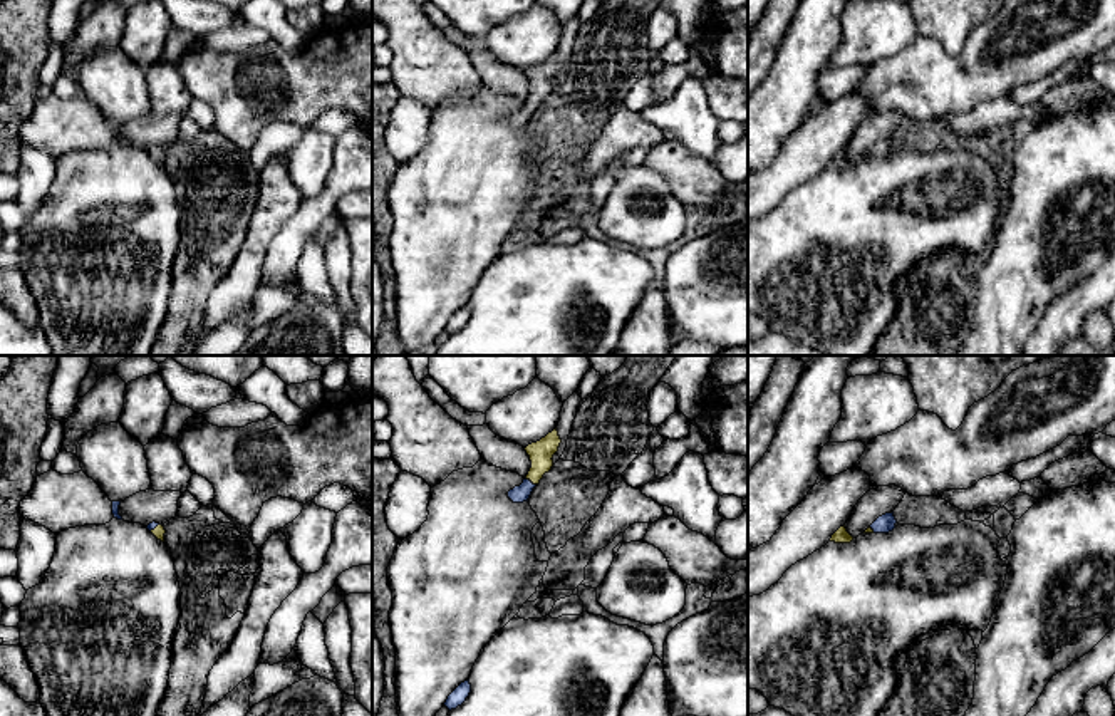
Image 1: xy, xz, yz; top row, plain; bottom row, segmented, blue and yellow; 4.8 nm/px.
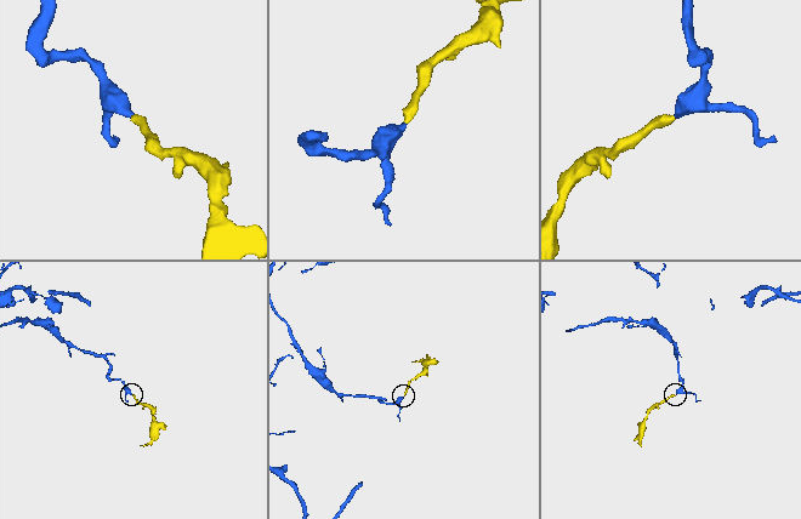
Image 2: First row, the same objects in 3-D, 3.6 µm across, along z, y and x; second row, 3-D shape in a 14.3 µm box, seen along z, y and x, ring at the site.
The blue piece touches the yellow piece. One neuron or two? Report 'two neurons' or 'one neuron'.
one neuron

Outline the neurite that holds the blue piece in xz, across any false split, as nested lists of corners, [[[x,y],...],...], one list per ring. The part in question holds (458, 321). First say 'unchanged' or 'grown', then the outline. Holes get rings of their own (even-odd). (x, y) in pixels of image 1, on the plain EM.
unchanged; [[[469,304],[461,307],[446,324],[444,330],[451,335],[461,330],[471,317]]]

